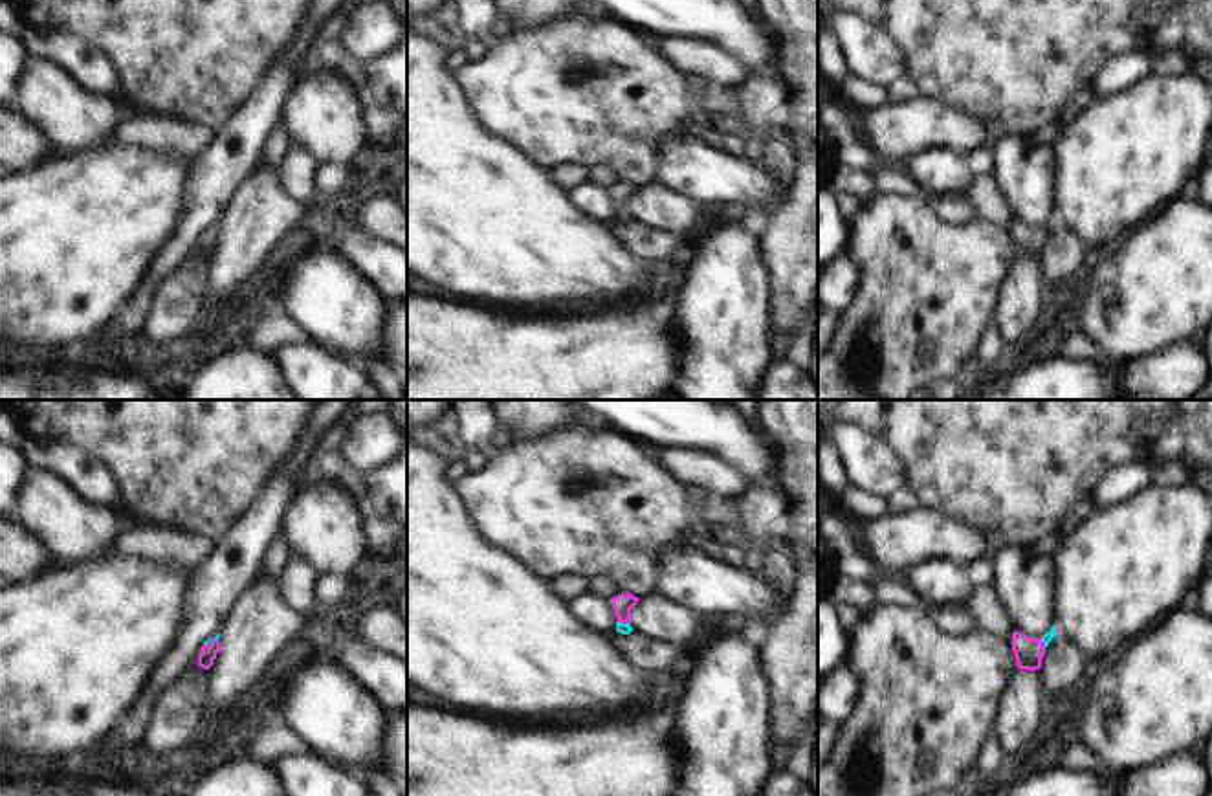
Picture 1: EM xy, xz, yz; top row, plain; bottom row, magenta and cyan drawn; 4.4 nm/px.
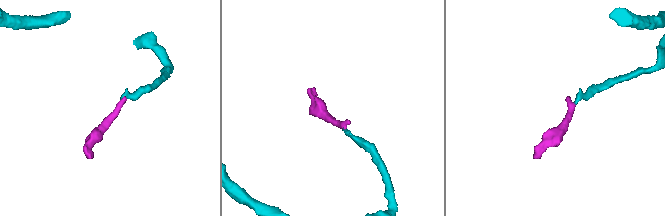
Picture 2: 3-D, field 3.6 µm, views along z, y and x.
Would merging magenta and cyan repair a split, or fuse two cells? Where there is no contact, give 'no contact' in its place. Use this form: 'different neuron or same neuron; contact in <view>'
same neuron; contact in xz

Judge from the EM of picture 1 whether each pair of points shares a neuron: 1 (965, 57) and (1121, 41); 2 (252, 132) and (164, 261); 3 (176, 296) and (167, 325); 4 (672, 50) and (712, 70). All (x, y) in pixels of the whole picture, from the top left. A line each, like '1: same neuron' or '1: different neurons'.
1: same neuron
2: same neuron
3: same neuron
4: same neuron

